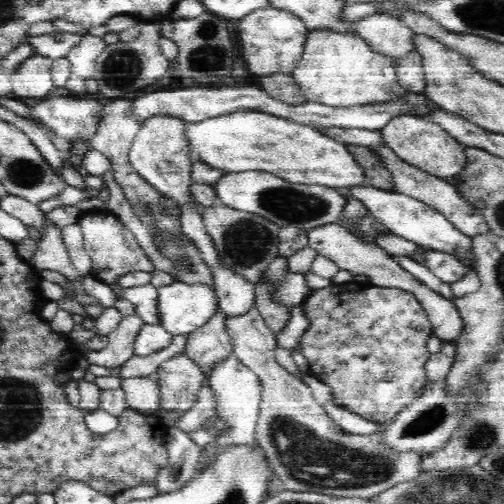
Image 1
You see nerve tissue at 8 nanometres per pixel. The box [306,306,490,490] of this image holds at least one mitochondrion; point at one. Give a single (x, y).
(427, 421)

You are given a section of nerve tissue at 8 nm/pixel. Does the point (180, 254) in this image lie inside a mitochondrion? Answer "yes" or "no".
yes

